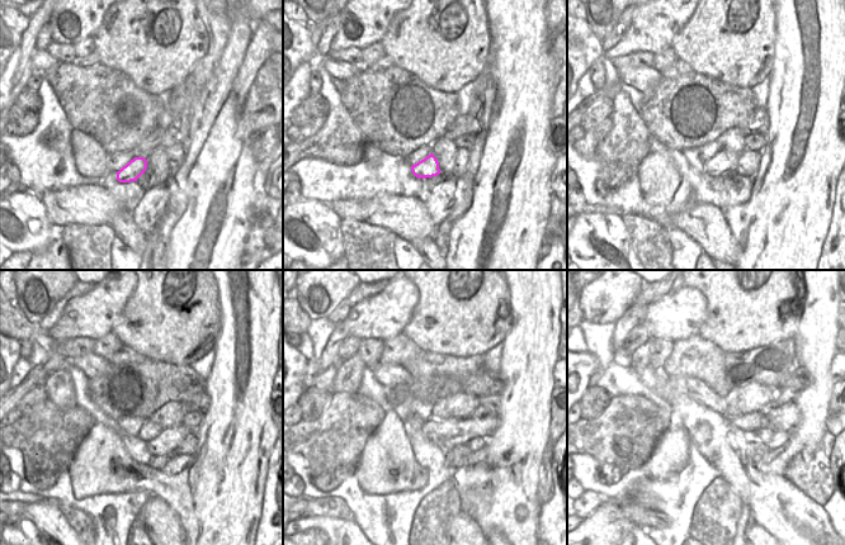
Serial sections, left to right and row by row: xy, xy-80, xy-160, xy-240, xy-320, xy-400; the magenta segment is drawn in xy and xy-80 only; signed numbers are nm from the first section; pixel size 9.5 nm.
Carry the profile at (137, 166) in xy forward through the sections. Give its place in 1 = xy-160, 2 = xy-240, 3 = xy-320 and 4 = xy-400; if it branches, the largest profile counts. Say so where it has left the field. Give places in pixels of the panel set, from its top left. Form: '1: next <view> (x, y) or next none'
1: next xy-160 (725, 161)
2: next xy-240 (165, 442)
3: next xy-320 (470, 427)
4: next xy-400 (786, 417)

